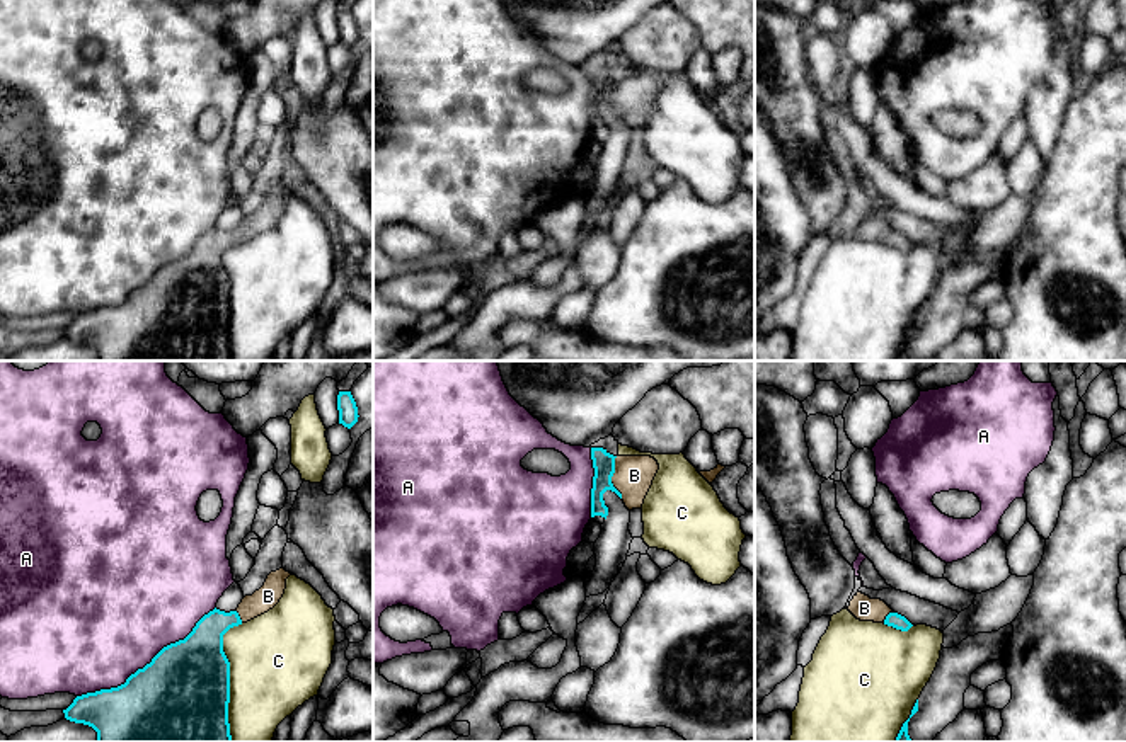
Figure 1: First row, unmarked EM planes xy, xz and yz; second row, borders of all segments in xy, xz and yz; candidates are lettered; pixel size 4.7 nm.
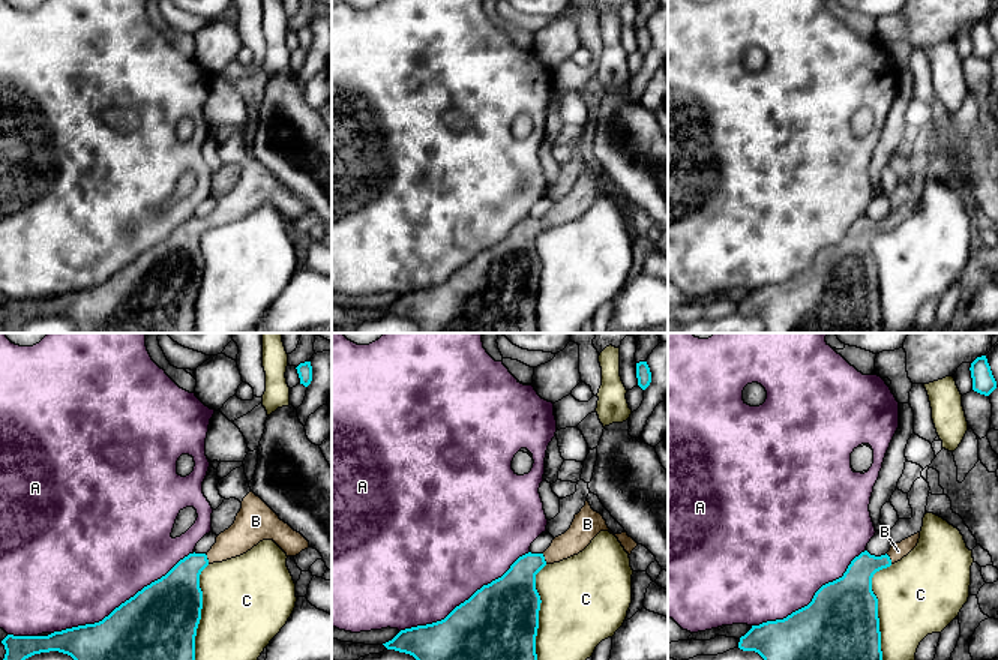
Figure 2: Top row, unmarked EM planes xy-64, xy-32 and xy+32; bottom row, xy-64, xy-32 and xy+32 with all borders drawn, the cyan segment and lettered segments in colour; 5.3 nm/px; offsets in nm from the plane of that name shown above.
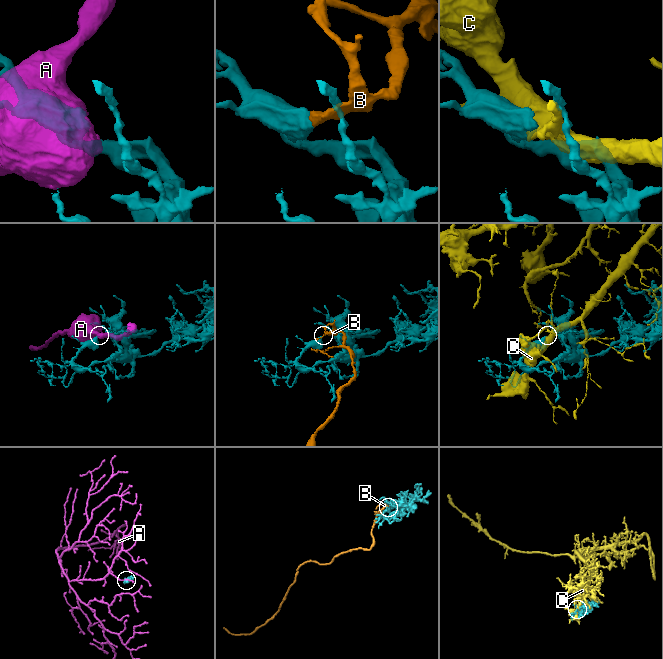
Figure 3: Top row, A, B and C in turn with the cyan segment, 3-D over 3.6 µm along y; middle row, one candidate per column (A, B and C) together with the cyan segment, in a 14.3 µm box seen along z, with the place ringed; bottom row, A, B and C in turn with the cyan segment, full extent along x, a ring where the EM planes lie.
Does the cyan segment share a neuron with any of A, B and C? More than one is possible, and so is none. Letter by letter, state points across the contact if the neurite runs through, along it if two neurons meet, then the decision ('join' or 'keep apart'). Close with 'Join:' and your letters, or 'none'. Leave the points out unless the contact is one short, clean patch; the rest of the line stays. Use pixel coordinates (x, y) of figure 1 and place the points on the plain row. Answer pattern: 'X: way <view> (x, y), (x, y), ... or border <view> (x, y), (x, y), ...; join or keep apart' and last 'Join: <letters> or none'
A: keep apart
B: way xz (603, 82), (612, 94), (634, 94); join
C: keep apart
Join: B

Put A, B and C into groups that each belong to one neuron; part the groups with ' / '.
A / B / C

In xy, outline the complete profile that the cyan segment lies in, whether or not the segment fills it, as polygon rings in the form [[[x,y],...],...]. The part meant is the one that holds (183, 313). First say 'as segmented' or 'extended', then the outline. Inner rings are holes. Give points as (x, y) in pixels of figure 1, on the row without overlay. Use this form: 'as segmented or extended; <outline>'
extended; [[[284,187],[271,191],[264,204],[245,214],[235,230],[225,231],[215,226],[184,259],[164,265],[124,303],[77,315],[63,328],[65,337],[92,345],[97,361],[232,361],[230,281],[223,271],[223,254],[273,228],[283,216],[290,194]]]

